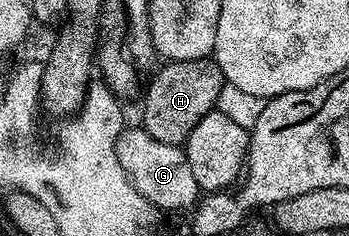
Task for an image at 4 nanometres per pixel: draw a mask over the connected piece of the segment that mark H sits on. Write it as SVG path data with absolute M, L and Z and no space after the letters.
M204 57L191 61L166 61L160 65L153 70L155 73L151 75L150 82L147 85L145 82L140 125L159 143L182 147L188 135L192 135L192 127L196 127L204 115L215 112L217 105L214 104L221 99L222 88L227 88L228 82L220 67L208 63Z

